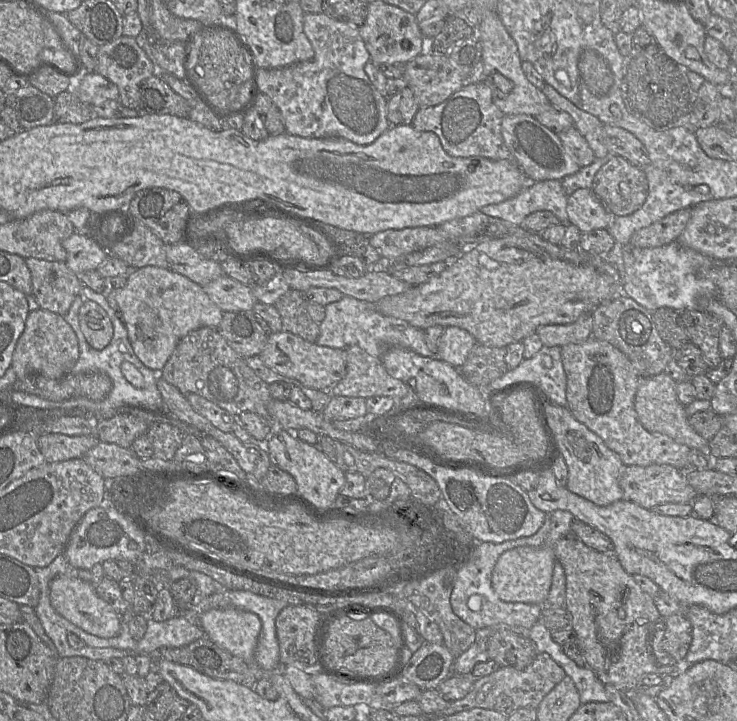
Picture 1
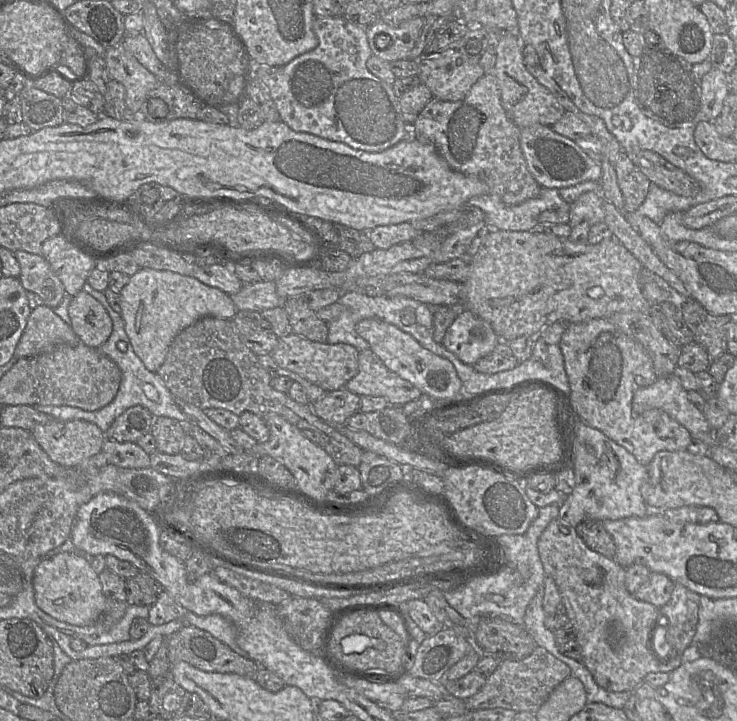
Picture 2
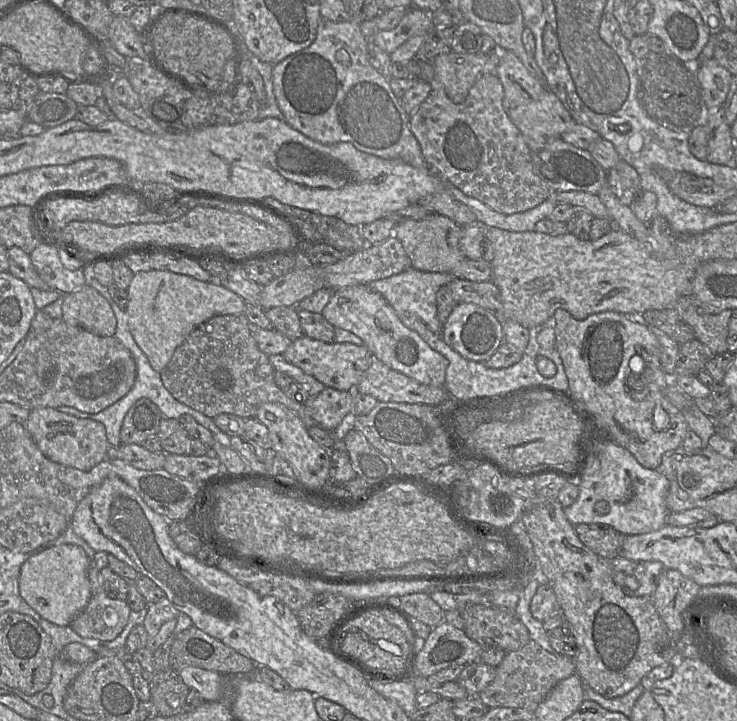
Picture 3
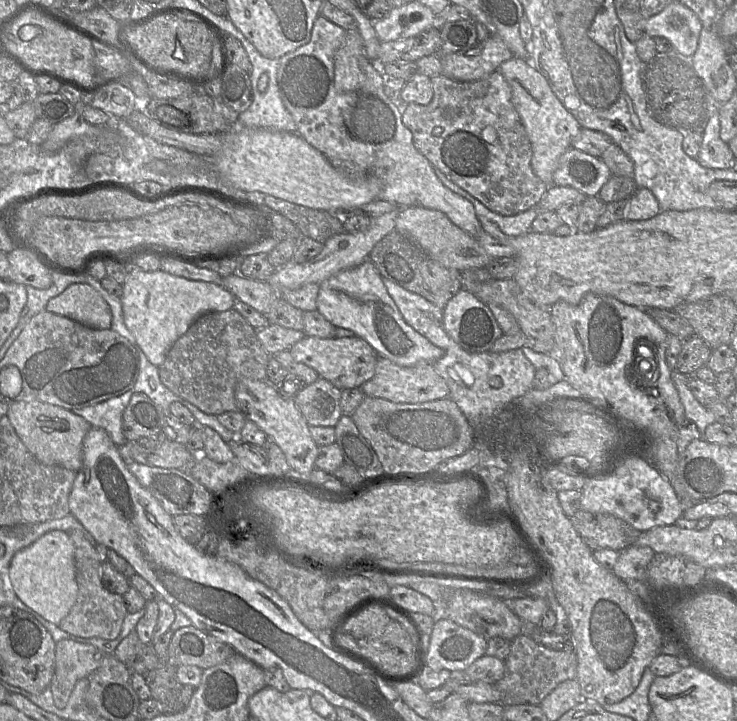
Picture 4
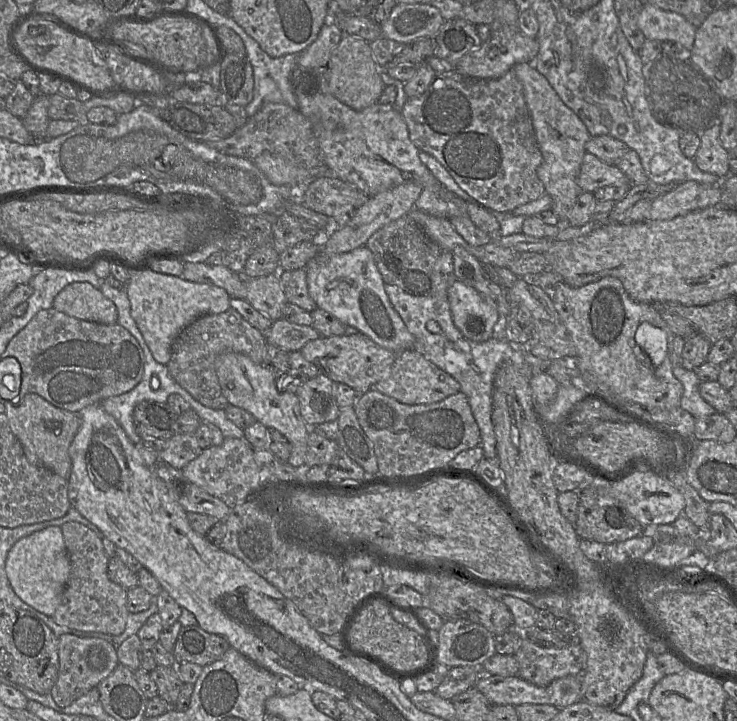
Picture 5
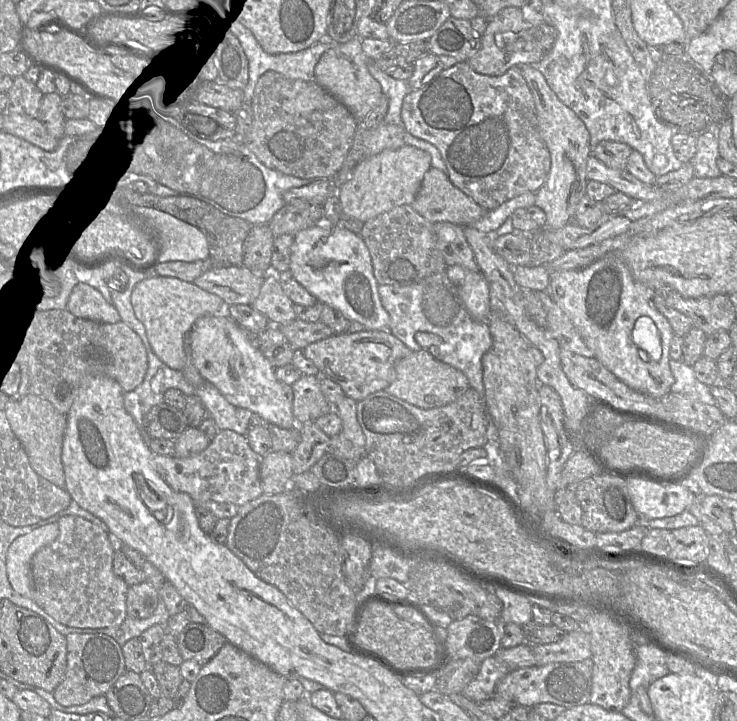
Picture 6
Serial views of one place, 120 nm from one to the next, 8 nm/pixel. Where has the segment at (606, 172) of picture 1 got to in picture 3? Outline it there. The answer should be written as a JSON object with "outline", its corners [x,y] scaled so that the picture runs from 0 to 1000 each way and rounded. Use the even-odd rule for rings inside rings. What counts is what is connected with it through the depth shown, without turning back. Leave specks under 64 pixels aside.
{"outline":[[[844,221],[824,239],[824,254],[839,277],[849,286],[858,284],[872,266],[866,239]]]}

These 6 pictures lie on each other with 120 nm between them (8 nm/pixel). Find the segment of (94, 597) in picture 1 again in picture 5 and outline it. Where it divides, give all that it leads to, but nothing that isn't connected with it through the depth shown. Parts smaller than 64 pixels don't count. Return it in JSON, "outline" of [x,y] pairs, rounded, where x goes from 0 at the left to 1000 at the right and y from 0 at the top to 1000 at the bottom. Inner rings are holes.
{"outline":[[[68,730],[24,749],[12,763],[7,792],[20,824],[53,849],[71,856],[83,836],[96,782],[83,731]]]}

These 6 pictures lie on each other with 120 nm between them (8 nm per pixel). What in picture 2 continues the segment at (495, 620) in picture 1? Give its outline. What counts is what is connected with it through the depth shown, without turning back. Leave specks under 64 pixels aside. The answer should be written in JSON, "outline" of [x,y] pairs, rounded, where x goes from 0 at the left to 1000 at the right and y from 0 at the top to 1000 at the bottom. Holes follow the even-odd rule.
{"outline":[[[748,699],[731,705],[729,718],[711,741],[668,745],[666,752],[674,764],[673,779],[653,795],[619,804],[621,816],[602,822],[608,838],[631,859],[646,854],[677,856],[710,865],[714,845],[741,799],[729,753],[735,738],[757,714],[758,700]]]}

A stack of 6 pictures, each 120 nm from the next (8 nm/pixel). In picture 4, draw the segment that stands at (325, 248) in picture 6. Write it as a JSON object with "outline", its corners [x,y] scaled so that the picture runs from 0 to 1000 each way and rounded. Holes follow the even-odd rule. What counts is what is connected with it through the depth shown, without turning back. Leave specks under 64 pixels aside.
{"outline":[[[497,359],[486,369],[465,374],[434,393],[430,429],[453,452],[478,458],[483,466],[497,472],[514,494],[526,497],[541,508],[560,508],[570,501],[589,503],[604,491],[600,483],[586,477],[578,467],[551,448],[521,397],[518,383],[502,359]]]}

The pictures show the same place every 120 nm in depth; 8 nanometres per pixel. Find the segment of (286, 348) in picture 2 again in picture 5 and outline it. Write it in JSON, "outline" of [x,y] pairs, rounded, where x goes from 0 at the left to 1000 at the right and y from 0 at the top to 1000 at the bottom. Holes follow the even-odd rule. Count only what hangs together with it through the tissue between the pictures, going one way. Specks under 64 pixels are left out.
{"outline":[[[493,462],[433,467],[417,474],[407,485],[410,494],[426,503],[433,516],[452,530],[467,531],[487,546],[495,545],[529,516],[539,490],[510,477]]]}

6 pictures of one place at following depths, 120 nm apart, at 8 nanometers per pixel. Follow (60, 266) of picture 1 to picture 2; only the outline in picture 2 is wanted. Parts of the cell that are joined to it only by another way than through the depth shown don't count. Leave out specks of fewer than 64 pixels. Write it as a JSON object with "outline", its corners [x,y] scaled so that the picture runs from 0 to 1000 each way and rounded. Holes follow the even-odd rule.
{"outline":[[[20,348],[27,366],[26,388],[33,401],[50,408],[68,427],[77,426],[90,408],[81,387],[73,380],[68,366],[57,354],[35,348]]]}

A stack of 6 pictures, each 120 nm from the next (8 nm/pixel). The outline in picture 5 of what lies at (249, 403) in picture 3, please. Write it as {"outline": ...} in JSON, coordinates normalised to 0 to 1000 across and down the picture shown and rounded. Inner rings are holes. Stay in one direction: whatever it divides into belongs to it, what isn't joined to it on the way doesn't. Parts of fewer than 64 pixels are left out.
{"outline":[[[312,426],[303,434],[277,437],[251,454],[235,476],[227,509],[235,526],[274,562],[305,569],[312,559],[301,545],[292,513],[294,495],[301,490],[320,488],[336,494],[349,505],[357,505],[361,487],[360,463]]]}

